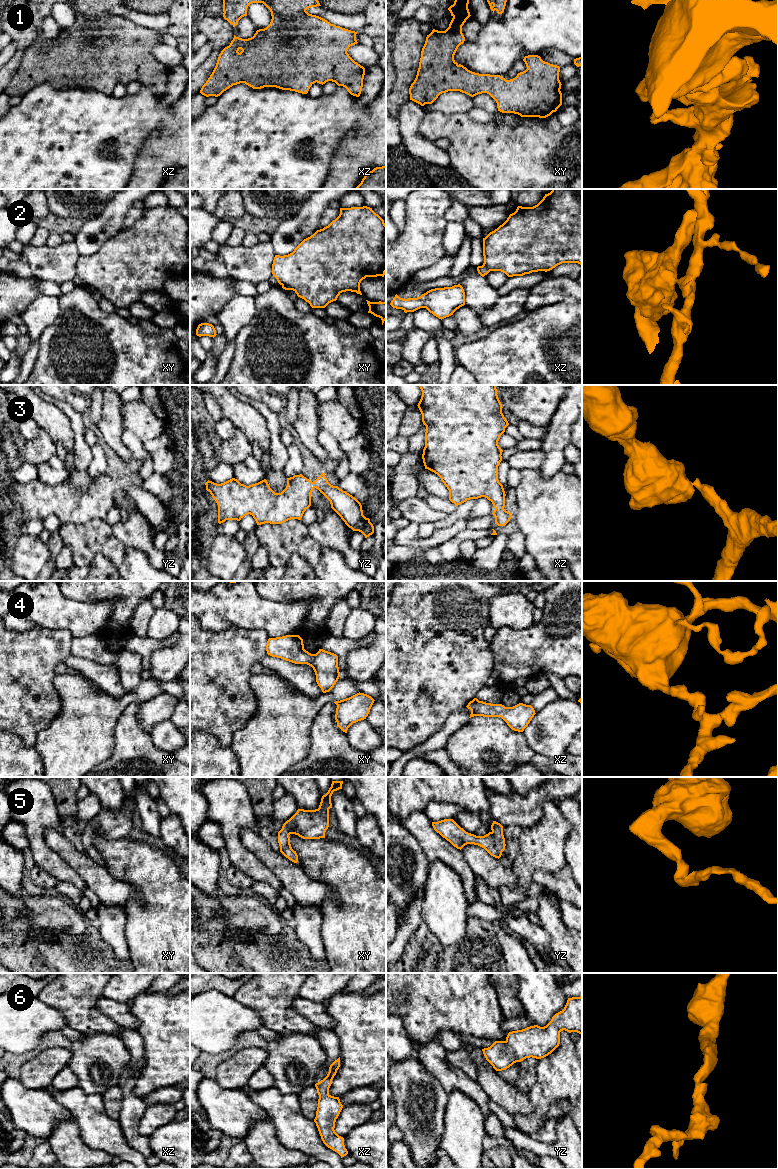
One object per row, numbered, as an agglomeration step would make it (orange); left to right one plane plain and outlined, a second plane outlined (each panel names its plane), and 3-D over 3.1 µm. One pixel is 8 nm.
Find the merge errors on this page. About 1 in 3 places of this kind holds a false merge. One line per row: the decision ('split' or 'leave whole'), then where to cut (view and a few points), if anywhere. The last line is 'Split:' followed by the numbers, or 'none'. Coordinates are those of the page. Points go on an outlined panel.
1: leave whole; no cut
2: split; cut in xz along (482, 265), (490, 270)
3: leave whole; no cut
4: leave whole; no cut
5: leave whole; no cut
6: leave whole; no cut
Split: 2

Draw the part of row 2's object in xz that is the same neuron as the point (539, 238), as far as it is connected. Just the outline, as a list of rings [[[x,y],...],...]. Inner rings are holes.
[[[552,189],[537,205],[518,206],[502,225],[483,238],[483,256],[482,266],[490,271],[501,271],[508,277],[547,272],[562,263],[582,265],[582,189]]]

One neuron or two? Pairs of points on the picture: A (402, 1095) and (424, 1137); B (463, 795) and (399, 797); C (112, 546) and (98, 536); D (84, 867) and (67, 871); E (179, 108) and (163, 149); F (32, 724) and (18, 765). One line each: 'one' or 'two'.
A: one
B: one
C: one
D: two
E: one
F: two

